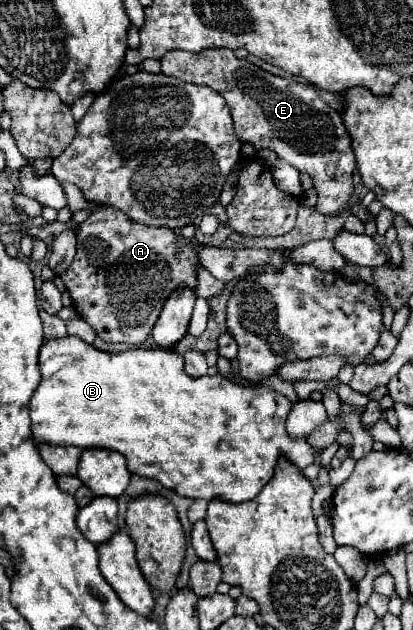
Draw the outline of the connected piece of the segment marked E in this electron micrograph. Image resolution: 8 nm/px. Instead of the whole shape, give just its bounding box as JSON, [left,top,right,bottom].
[161,49,355,215]

